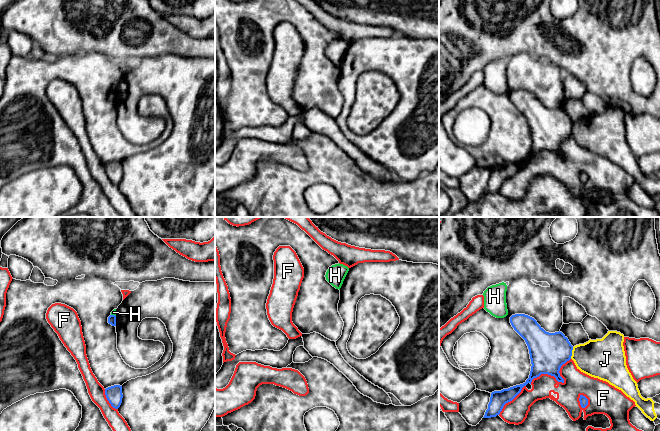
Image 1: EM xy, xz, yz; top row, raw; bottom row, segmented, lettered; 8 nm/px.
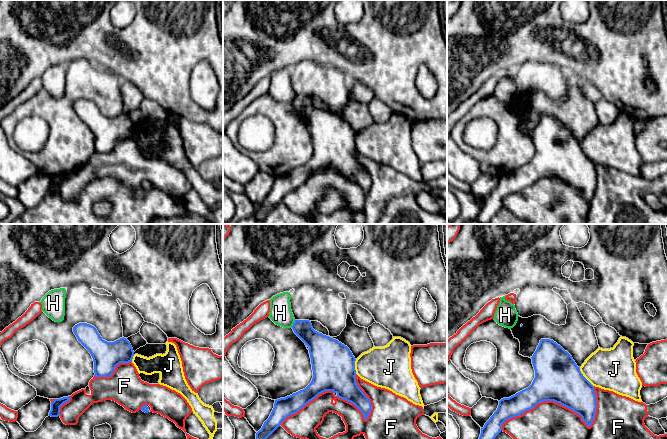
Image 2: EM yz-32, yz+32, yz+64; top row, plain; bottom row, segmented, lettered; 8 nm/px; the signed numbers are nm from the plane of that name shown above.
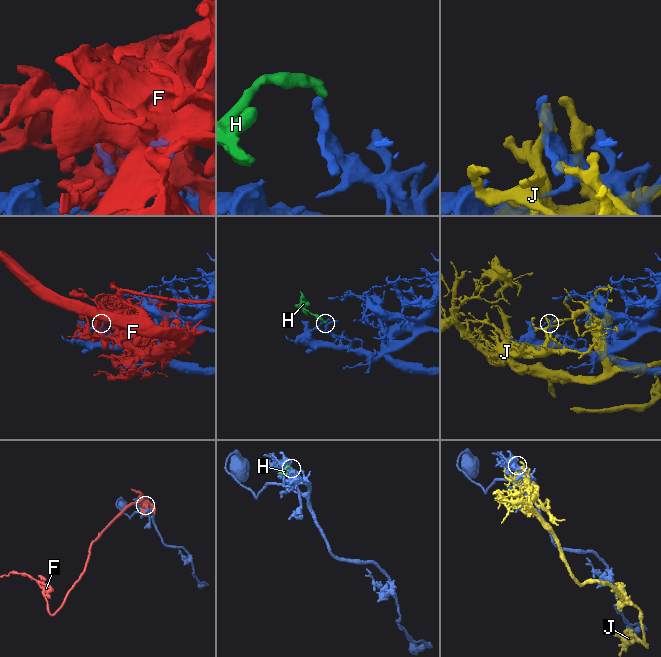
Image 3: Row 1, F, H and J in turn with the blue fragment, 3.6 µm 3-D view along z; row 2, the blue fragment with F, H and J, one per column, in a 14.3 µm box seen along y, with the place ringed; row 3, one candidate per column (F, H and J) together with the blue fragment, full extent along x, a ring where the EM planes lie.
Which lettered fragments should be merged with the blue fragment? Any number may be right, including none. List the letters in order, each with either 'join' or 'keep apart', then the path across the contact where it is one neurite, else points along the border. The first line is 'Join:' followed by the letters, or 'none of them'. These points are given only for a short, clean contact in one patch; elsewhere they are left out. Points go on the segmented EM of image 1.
Join: none of them
F: keep apart
H: keep apart; border xy (111, 314), (115, 316)
J: keep apart

